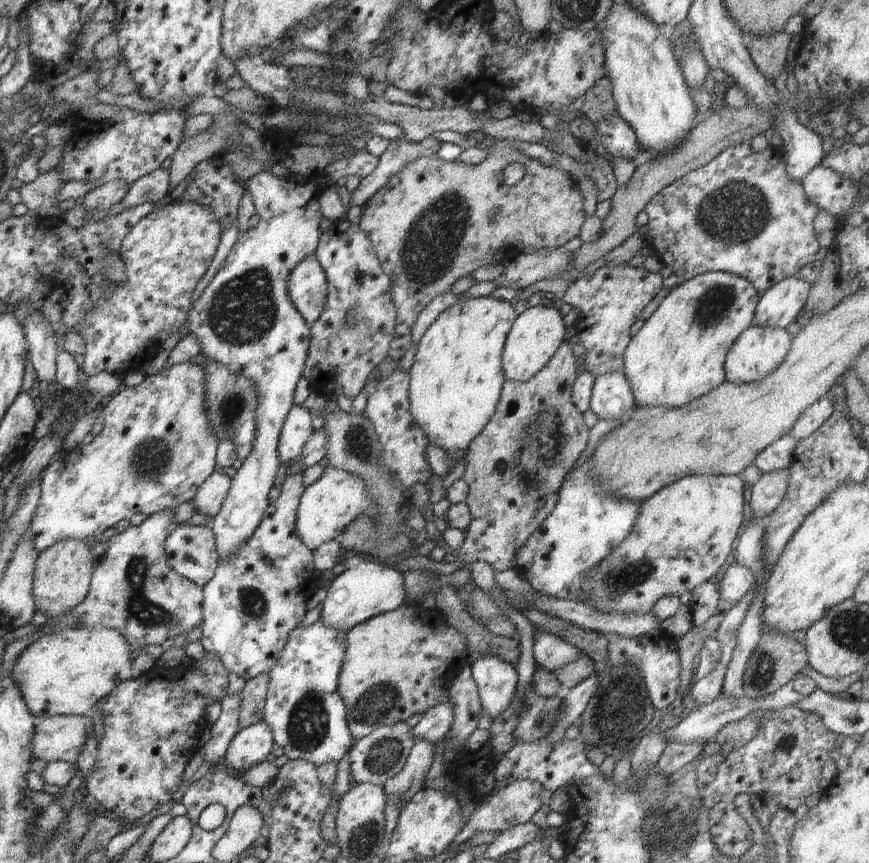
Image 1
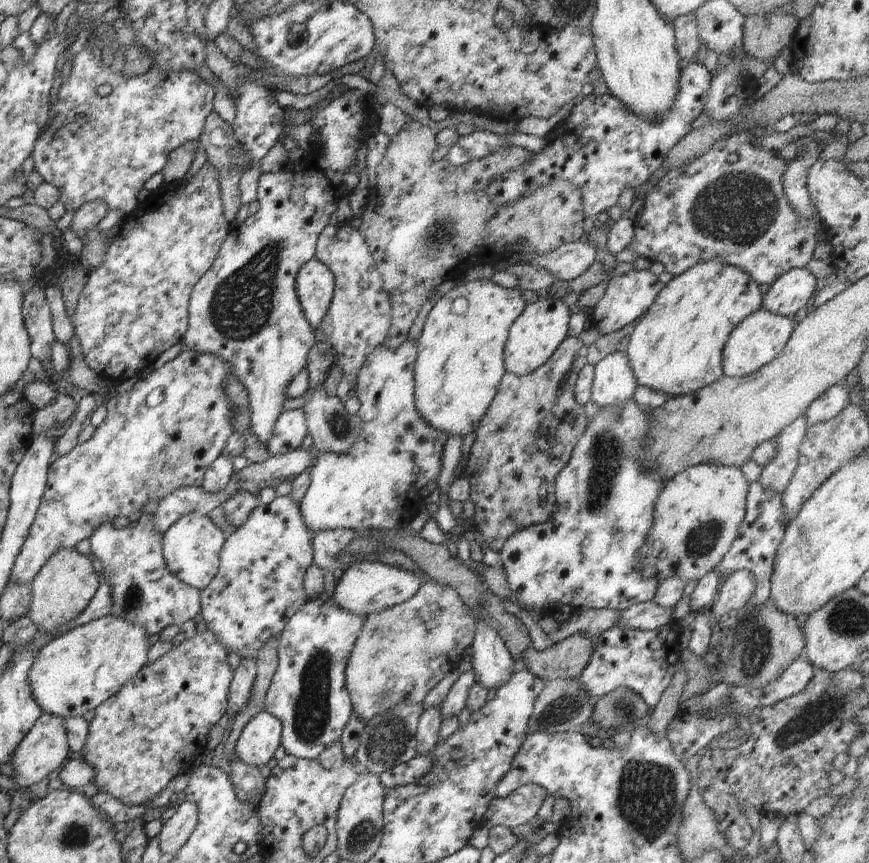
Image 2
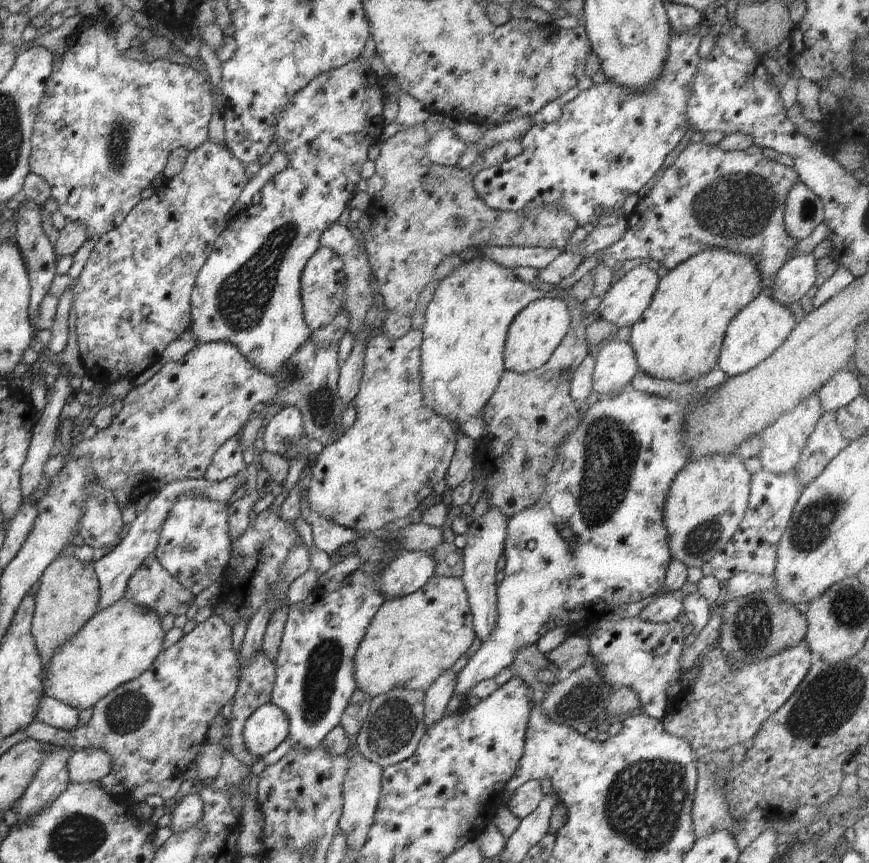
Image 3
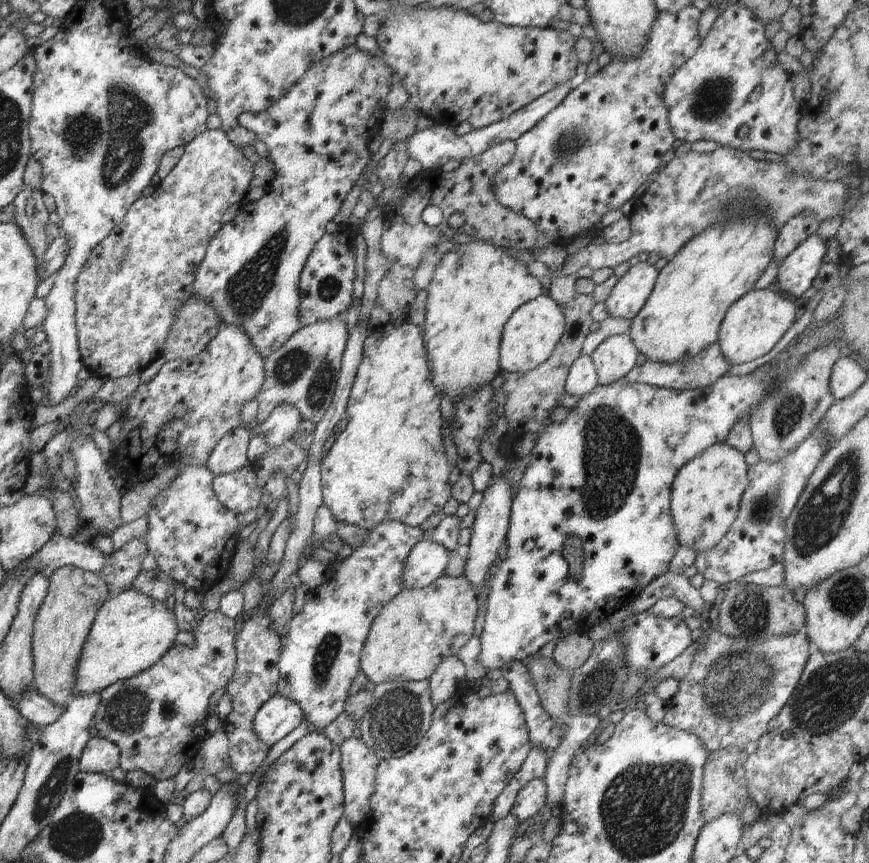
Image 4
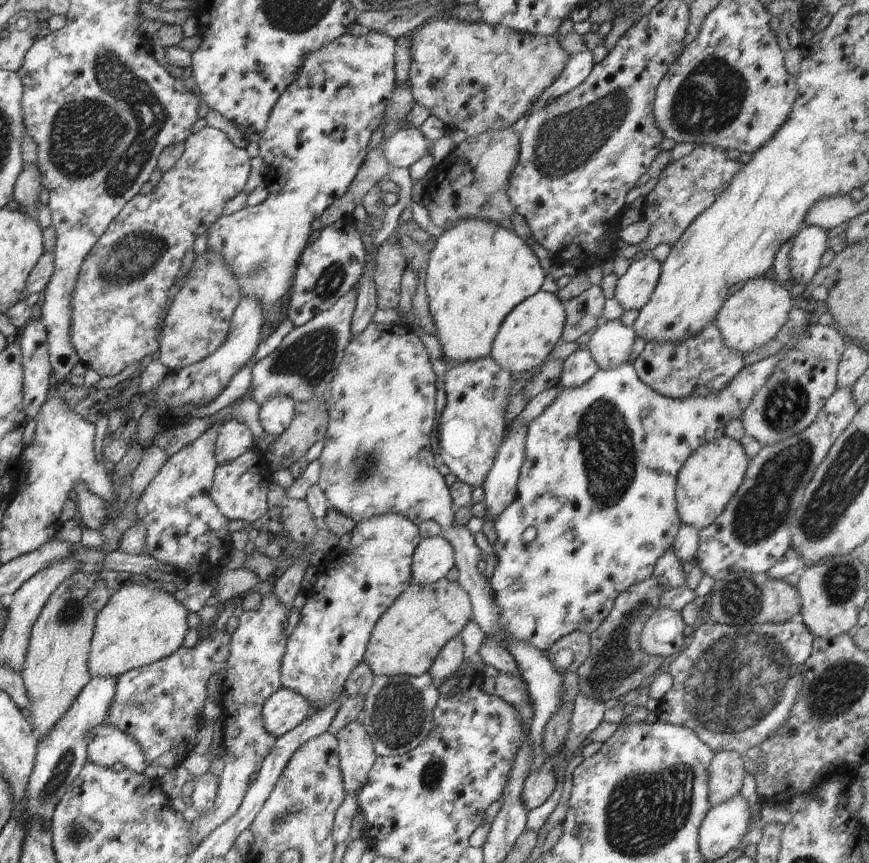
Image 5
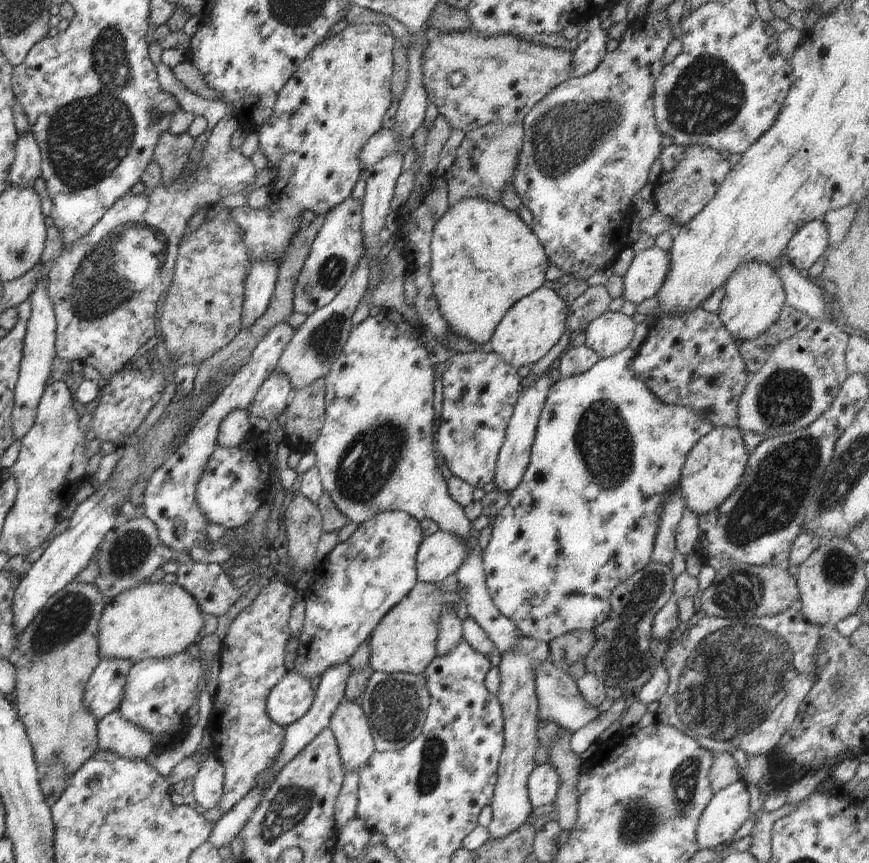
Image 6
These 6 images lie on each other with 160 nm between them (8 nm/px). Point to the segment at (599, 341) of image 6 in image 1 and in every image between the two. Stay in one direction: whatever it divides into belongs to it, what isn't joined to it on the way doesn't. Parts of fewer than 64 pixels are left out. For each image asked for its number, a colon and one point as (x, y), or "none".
1: (612, 397)
2: (614, 383)
3: (615, 364)
4: (615, 357)
5: (611, 344)

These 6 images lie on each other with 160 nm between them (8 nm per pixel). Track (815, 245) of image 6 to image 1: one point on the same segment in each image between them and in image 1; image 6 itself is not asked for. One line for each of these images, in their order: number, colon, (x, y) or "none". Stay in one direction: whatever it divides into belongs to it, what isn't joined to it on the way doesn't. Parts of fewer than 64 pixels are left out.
1: (778, 307)
2: (790, 292)
3: (792, 282)
4: (796, 274)
5: (809, 245)

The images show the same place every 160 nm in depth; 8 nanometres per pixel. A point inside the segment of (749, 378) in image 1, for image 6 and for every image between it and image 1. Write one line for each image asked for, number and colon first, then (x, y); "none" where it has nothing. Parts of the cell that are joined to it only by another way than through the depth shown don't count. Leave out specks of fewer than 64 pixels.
2: (759, 338)
3: (760, 328)
4: (752, 326)
5: (750, 318)
6: (754, 296)

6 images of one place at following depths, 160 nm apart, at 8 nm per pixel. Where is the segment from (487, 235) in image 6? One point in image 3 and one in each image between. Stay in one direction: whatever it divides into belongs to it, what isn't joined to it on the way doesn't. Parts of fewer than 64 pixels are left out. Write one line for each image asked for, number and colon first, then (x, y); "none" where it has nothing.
3: (462, 360)
4: (476, 287)
5: (478, 272)

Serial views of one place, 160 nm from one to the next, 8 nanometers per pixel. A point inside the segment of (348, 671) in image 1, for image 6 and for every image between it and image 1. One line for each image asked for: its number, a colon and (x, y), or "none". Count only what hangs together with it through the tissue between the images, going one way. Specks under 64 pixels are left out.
2: (401, 653)
3: (412, 640)
4: (420, 627)
5: (406, 640)
6: (405, 640)

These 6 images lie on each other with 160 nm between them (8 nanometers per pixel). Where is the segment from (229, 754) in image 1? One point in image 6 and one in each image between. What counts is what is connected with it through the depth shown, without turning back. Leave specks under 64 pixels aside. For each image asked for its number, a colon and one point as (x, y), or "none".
2: (261, 736)
3: (268, 727)
4: (279, 716)
5: (285, 710)
6: (291, 699)

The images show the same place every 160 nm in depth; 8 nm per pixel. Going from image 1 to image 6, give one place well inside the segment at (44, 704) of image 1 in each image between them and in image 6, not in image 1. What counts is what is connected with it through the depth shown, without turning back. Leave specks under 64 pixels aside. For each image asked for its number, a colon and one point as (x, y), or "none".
2: (77, 671)
3: (118, 644)
4: (131, 632)
5: (139, 626)
6: (151, 621)

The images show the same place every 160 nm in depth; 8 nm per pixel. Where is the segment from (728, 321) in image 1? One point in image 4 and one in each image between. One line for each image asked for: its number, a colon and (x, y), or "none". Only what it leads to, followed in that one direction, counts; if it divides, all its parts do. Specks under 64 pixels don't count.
2: (676, 349)
3: (679, 337)
4: (693, 292)

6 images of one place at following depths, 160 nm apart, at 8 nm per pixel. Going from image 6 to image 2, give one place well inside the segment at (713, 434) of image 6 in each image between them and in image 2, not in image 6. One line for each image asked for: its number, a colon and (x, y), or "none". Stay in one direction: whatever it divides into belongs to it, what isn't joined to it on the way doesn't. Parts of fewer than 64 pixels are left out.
2: (696, 516)
3: (708, 499)
4: (705, 495)
5: (713, 473)

